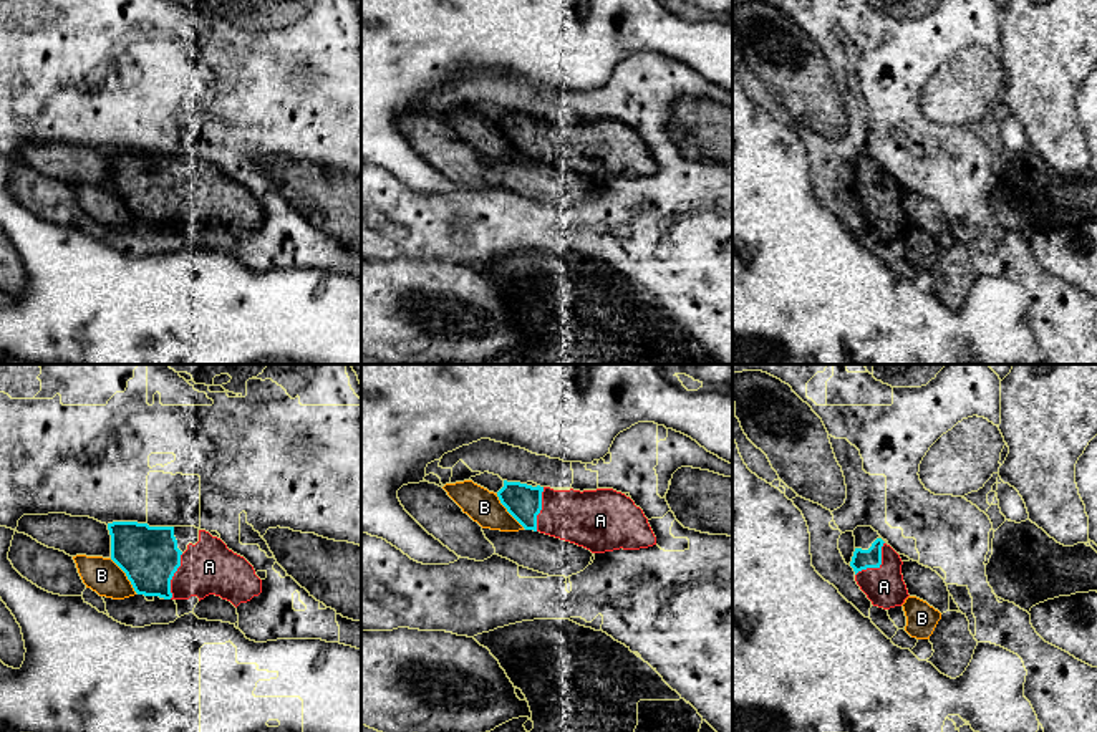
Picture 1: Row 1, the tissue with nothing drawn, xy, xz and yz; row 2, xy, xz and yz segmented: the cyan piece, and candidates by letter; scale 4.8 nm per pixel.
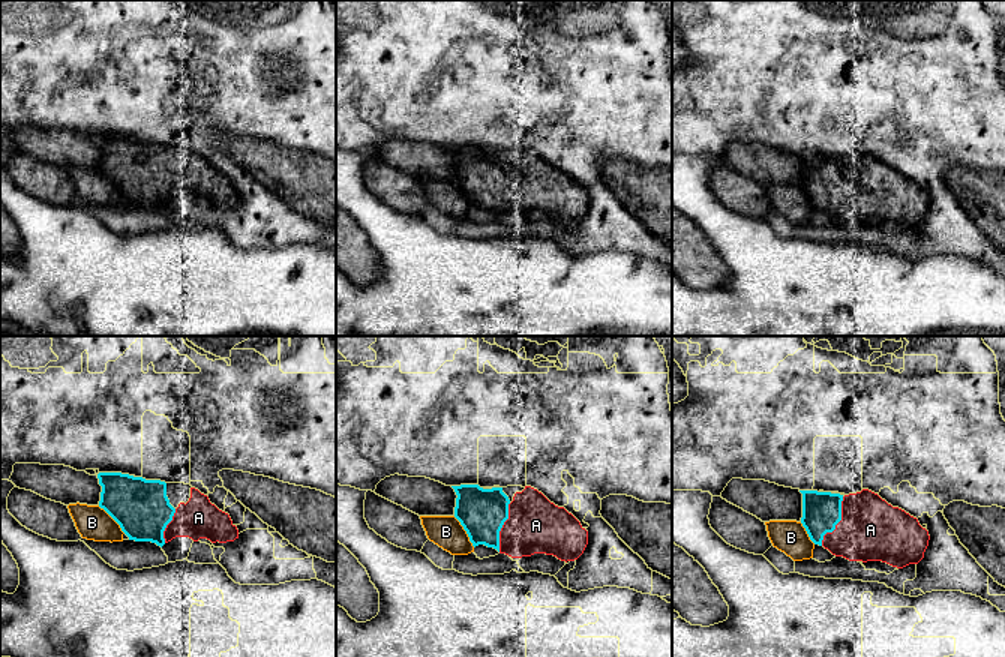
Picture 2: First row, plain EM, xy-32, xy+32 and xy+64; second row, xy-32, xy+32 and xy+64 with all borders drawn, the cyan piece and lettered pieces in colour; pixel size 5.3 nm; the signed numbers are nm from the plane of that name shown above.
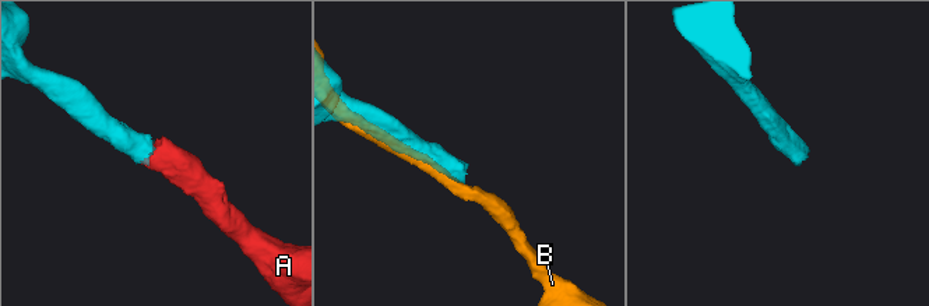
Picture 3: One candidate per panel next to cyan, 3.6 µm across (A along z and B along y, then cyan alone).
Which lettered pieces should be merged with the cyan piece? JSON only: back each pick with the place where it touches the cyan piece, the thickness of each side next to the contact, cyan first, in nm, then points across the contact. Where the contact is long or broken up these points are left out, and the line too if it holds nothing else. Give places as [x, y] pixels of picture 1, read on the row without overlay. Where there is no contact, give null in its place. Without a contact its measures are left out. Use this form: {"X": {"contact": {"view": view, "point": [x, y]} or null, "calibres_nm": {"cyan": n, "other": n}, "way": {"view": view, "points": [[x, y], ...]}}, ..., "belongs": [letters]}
{"A": {"contact": {"view": "yz", "point": [879, 194]}, "calibres_nm": {"cyan": 100, "other": 190}}, "belongs": ["A"]}

